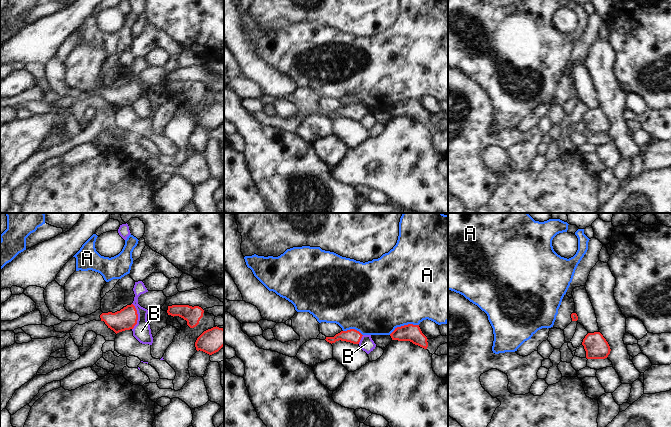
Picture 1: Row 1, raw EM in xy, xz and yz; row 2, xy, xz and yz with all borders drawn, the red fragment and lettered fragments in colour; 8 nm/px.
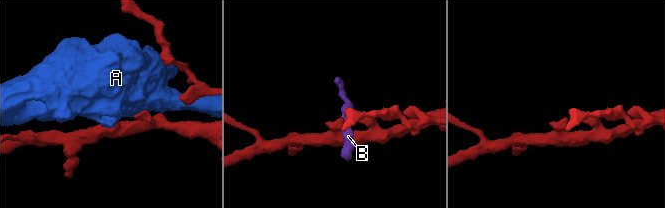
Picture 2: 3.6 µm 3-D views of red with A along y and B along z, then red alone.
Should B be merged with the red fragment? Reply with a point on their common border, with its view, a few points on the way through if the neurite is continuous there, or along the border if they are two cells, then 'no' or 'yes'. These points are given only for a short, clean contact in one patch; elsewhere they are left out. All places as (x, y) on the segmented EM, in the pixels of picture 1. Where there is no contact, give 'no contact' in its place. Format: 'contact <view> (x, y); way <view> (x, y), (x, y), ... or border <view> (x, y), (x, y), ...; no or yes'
contact xy (137, 316); border xy (132, 303), (137, 314), (137, 323), (132, 329); no

